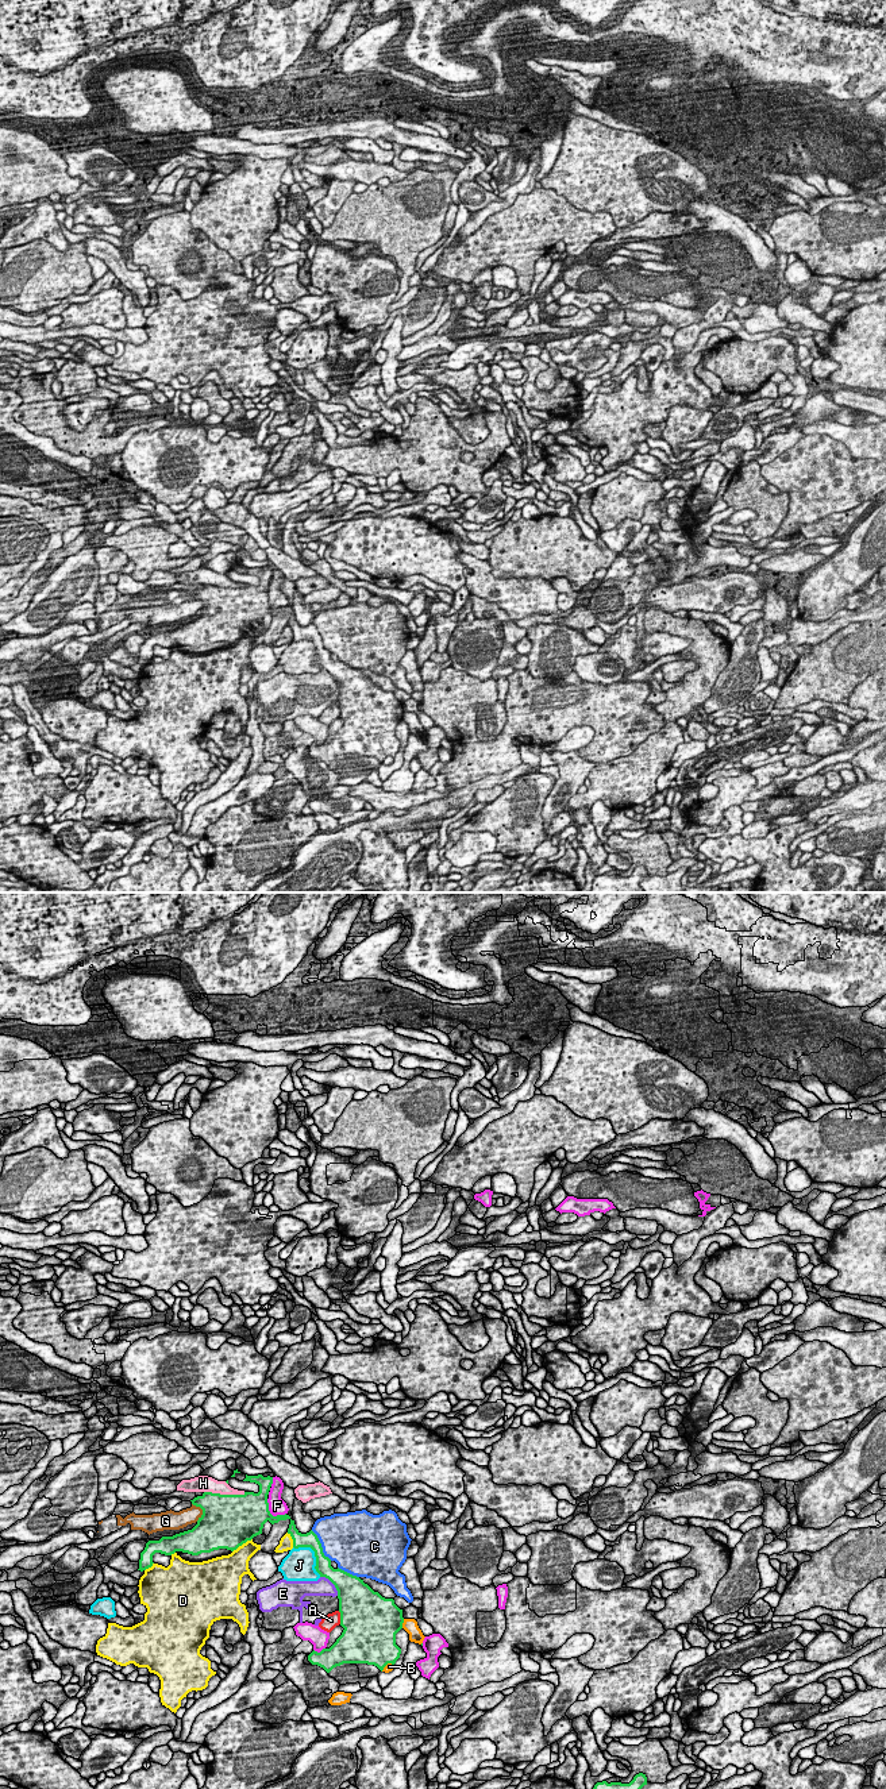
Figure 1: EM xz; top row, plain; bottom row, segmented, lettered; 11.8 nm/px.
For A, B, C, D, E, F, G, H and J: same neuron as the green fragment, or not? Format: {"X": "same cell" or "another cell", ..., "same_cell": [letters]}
{"A": "another cell", "B": "another cell", "C": "another cell", "D": "another cell", "E": "another cell", "F": "another cell", "G": "another cell", "H": "another cell", "J": "another cell", "same_cell": []}

